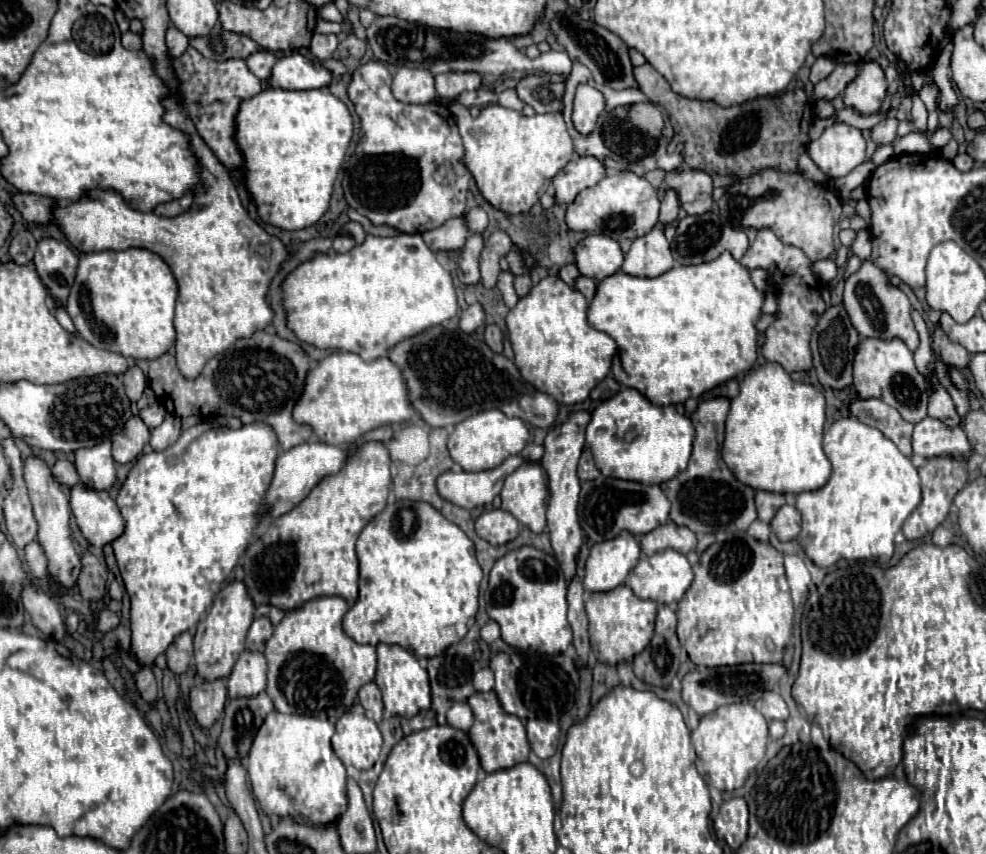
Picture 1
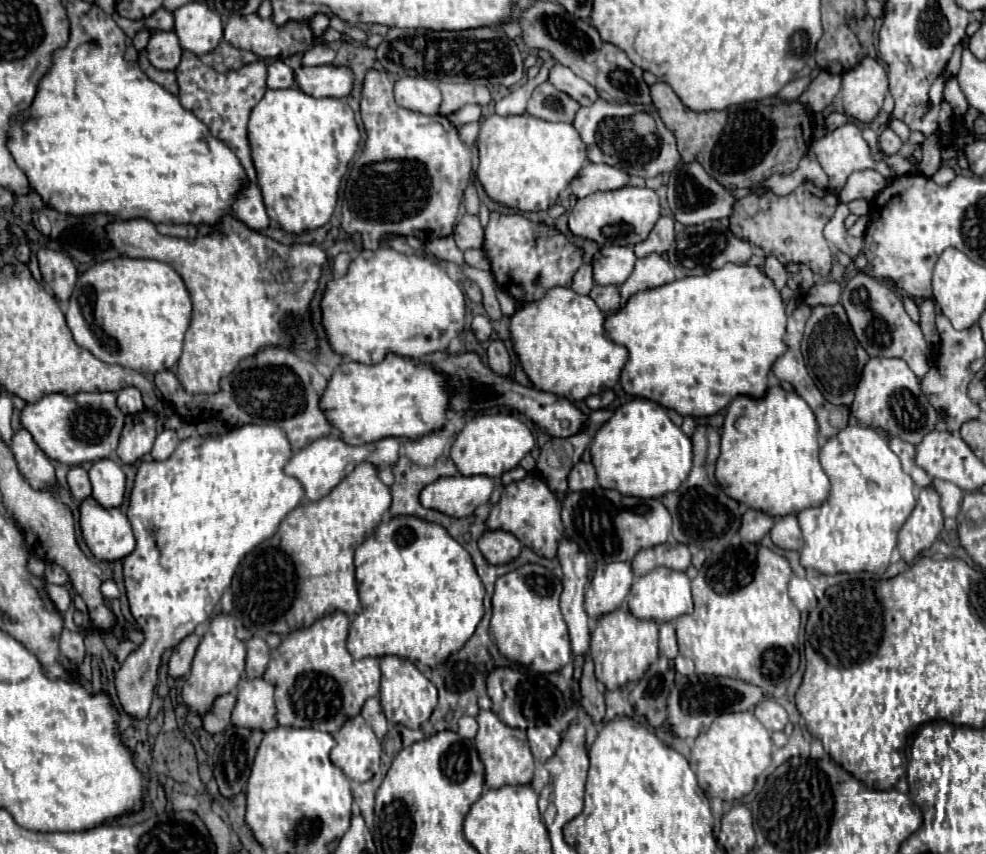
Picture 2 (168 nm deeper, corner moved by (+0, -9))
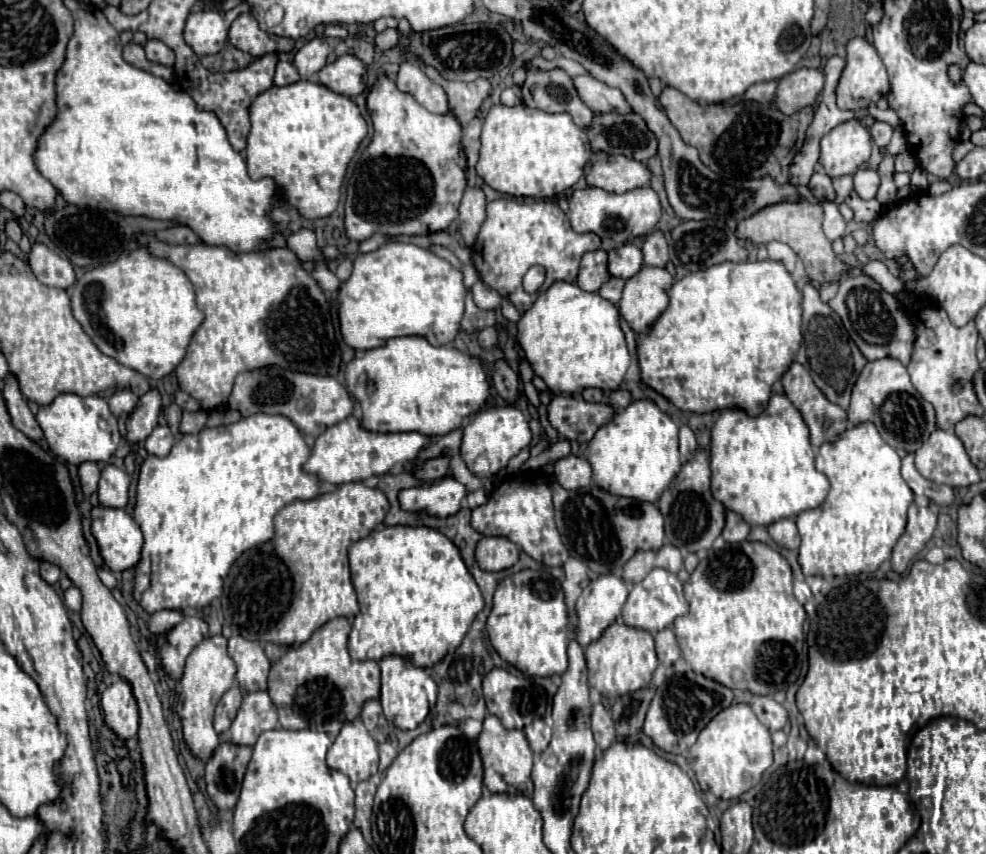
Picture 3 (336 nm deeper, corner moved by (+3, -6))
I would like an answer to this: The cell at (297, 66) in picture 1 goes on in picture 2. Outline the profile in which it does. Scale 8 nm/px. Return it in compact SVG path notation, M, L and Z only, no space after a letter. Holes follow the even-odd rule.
M319 65L295 71L297 85L313 97L347 97L353 89L355 75L349 67Z

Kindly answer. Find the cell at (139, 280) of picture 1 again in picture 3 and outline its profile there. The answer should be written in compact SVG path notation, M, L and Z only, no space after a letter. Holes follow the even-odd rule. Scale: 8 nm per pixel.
M146 248L122 252L114 262L88 270L74 284L70 302L74 318L80 322L84 332L92 338L102 354L150 378L164 378L182 362L194 330L204 320L204 314L196 306L194 288L186 274L172 262L150 256Z

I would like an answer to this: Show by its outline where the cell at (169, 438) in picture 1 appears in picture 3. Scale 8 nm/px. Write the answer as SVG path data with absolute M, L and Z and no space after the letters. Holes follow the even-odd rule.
M166 424L156 426L154 432L146 438L146 450L154 456L166 456L174 444L174 436Z

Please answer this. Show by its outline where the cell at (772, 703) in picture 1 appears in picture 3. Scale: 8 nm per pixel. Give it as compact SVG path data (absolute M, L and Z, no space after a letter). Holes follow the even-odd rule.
M756 696L752 702L752 710L756 712L758 720L770 730L782 730L782 726L788 720L788 712L784 710L782 704L778 704L772 696Z

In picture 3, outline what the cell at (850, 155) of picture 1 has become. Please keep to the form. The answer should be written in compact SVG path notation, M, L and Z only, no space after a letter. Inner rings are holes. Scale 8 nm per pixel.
M858 120L832 128L820 142L820 164L830 178L854 174L868 158L872 140Z

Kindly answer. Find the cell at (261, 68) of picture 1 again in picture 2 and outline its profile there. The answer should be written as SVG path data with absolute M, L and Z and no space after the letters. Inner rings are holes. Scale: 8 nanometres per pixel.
M275 59L269 63L267 73L267 87L269 89L289 89L295 87L295 73L289 65L285 65L281 59Z

